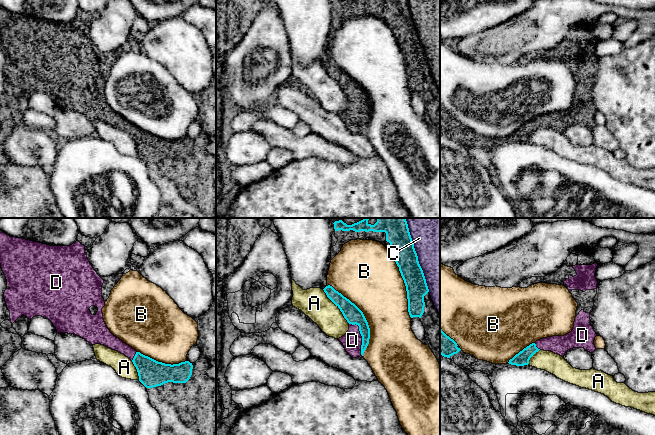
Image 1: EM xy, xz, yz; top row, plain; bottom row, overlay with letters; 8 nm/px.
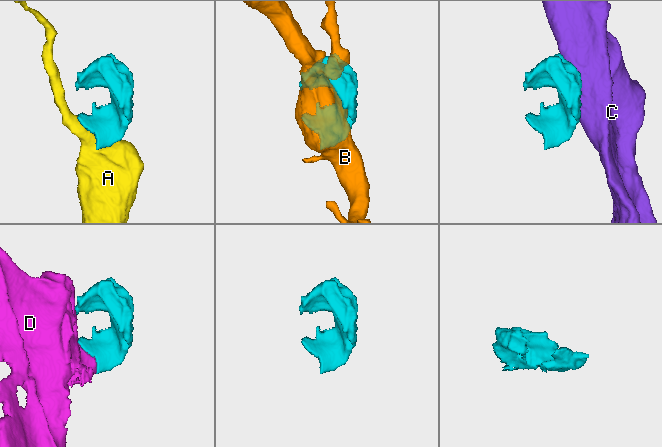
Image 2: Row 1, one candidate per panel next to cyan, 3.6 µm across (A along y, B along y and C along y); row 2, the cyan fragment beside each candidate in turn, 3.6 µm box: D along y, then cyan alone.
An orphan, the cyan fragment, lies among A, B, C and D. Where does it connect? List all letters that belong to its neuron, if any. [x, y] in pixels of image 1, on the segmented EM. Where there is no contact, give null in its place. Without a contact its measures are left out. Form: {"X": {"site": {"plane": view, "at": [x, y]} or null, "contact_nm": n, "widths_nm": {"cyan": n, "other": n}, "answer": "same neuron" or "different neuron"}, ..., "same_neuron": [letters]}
{"A": {"site": {"plane": "xz", "at": [336, 305]}, "contact_nm": 360, "widths_nm": {"cyan": 140, "other": 240}, "answer": "different neuron"}, "B": {"site": {"plane": "xz", "at": [364, 317]}, "contact_nm": 650, "widths_nm": {"cyan": 140, "other": 420}, "answer": "different neuron"}, "C": {"site": {"plane": "xz", "at": [416, 255]}, "contact_nm": 650, "widths_nm": {"cyan": 190, "other": 440}, "answer": "different neuron"}, "D": {"site": {"plane": "xz", "at": [361, 335]}, "contact_nm": 280, "widths_nm": {"cyan": 140, "other": 160}, "answer": "same neuron"}, "same_neuron": ["D"]}

